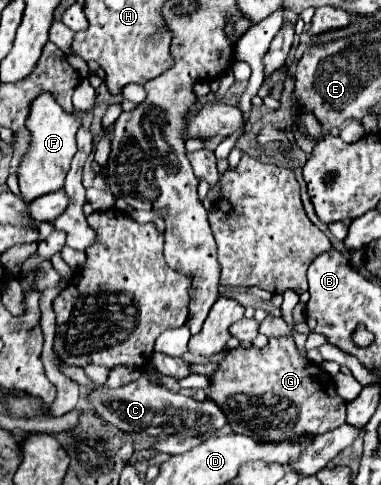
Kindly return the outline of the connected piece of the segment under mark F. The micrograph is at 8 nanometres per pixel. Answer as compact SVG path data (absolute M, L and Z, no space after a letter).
M43 92L33 100L31 112L27 118L27 130L31 132L31 142L29 142L29 150L27 150L27 154L21 160L19 170L17 170L21 198L25 202L35 200L35 196L43 196L47 192L55 192L55 190L63 188L65 176L67 176L69 166L71 166L71 158L77 152L75 134L81 126L83 126L81 116L65 112L57 104L53 94Z

